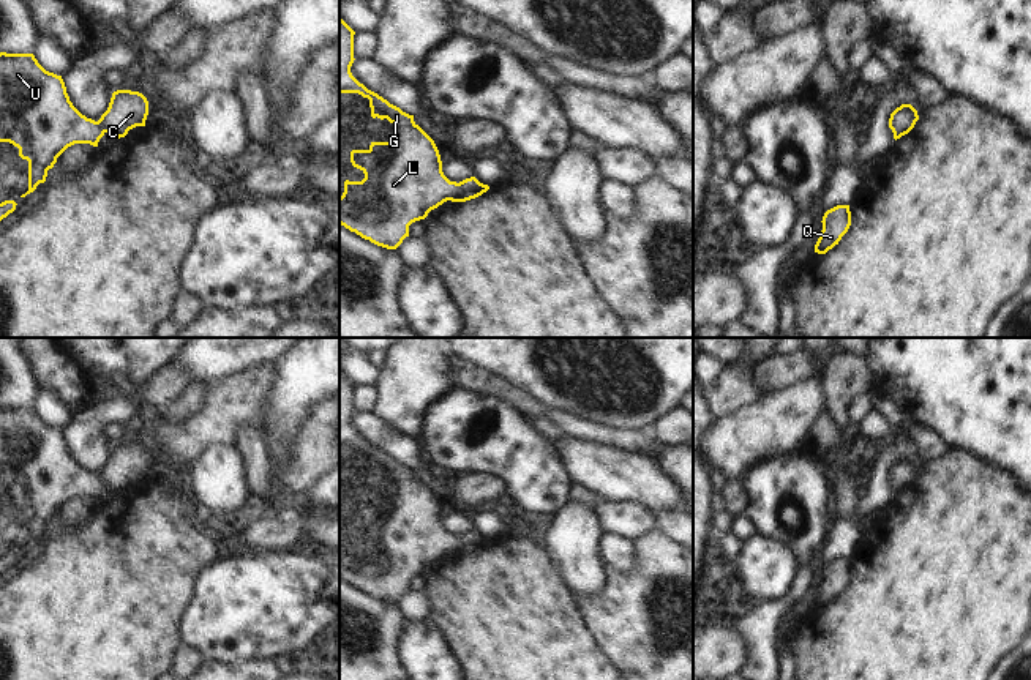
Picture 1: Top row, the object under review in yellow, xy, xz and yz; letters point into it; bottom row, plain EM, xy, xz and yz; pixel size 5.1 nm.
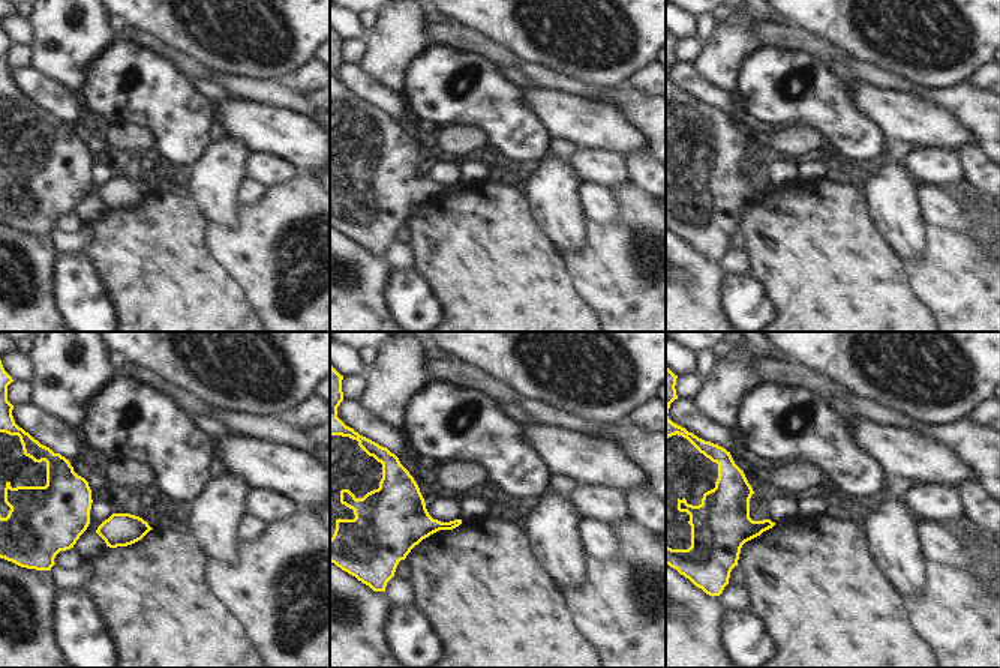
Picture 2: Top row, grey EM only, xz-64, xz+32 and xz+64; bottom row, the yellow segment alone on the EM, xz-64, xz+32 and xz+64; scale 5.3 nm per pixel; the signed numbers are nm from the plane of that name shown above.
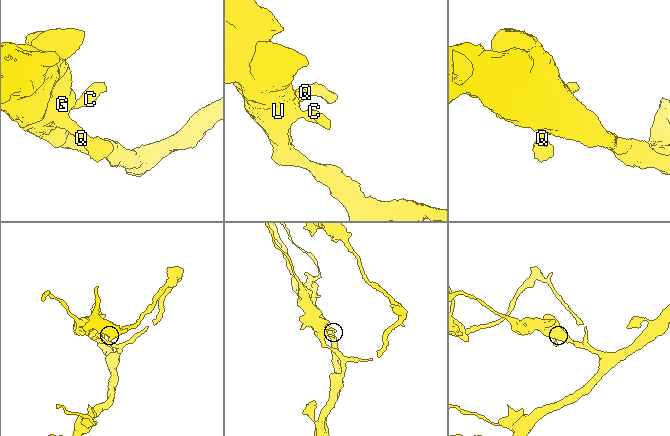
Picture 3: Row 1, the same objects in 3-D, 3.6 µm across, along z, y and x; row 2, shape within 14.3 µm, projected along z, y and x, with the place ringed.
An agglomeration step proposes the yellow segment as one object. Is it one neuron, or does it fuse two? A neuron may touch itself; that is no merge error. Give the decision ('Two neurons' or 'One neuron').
One neuron

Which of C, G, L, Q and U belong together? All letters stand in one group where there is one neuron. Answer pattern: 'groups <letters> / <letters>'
groups C G L Q U

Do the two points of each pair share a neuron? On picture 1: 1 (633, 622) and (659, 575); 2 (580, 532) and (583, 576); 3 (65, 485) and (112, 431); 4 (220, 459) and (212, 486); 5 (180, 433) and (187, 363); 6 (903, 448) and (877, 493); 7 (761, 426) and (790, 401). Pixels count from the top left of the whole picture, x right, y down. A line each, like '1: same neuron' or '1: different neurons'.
1: same neuron
2: same neuron
3: different neurons
4: same neuron
5: different neurons
6: same neuron
7: same neuron

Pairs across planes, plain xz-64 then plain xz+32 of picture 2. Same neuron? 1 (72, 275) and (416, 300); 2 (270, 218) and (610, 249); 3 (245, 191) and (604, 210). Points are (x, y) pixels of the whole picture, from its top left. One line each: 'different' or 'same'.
1: same
2: same
3: same

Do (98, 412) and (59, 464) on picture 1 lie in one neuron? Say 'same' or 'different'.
different

